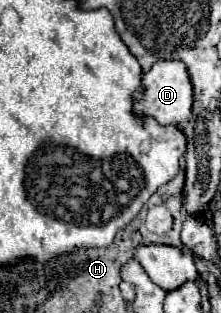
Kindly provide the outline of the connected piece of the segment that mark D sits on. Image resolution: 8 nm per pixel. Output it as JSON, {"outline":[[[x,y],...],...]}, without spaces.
{"outline":[[[156,61],[148,73],[142,75],[142,89],[134,93],[134,113],[142,117],[154,117],[160,125],[182,125],[192,115],[192,83],[182,61]]]}

